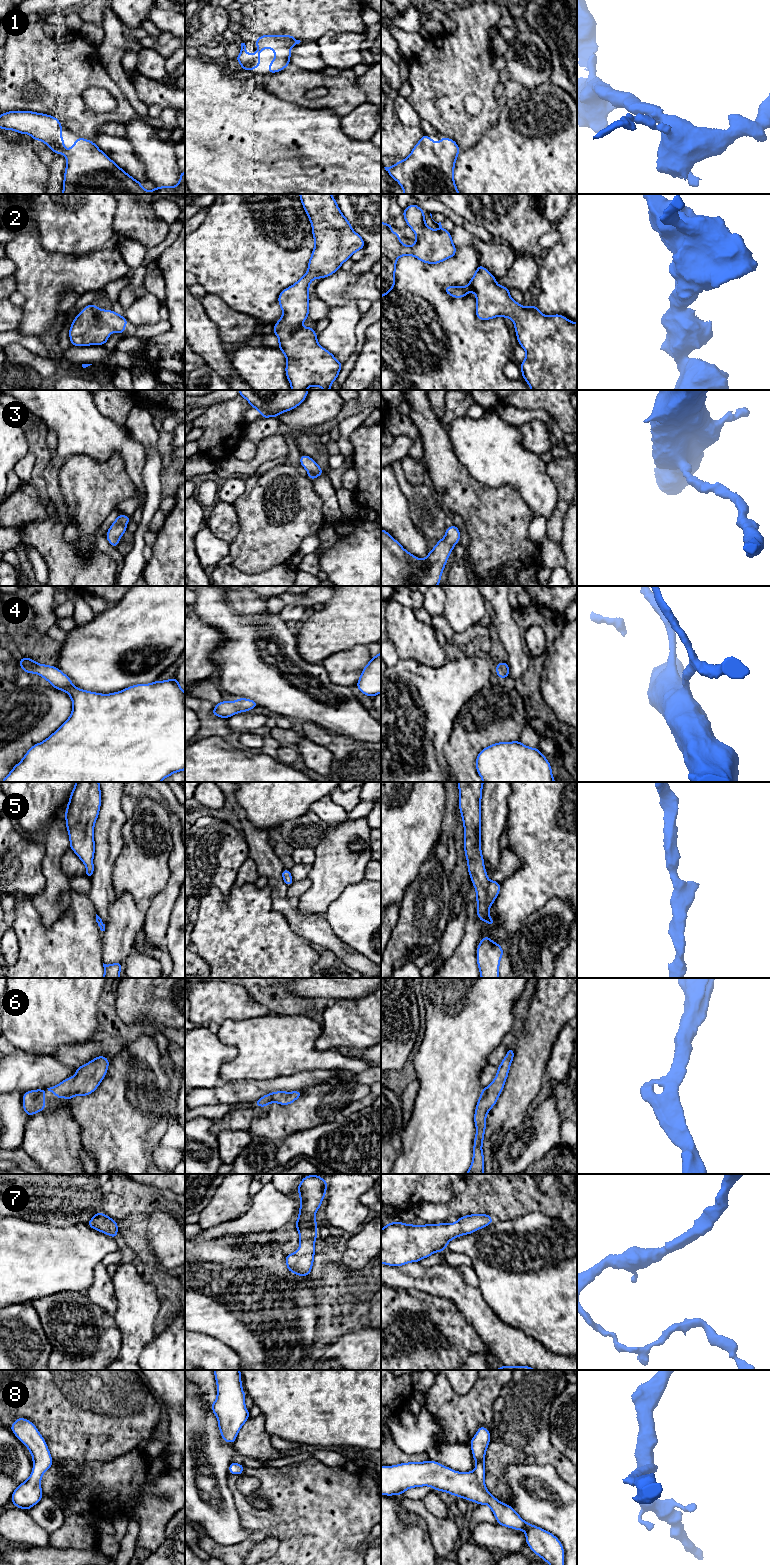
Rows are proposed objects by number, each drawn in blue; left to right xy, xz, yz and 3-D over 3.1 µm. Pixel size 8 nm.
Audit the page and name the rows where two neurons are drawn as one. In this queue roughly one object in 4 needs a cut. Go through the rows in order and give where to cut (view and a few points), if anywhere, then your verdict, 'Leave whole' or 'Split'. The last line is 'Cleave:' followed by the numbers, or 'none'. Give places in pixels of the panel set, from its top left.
1: No split. Leave whole
2: No split. Leave whole
3: No split. Leave whole
4: No split. Leave whole
5: No split. Leave whole
6: No split. Leave whole
7: No split. Leave whole
8: No split. Leave whole
Cleave: none

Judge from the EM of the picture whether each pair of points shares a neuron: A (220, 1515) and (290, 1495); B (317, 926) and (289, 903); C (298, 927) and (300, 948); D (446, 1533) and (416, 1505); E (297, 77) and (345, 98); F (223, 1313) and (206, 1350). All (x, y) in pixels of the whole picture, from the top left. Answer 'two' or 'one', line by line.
A: two
B: one
C: two
D: one
E: one
F: two

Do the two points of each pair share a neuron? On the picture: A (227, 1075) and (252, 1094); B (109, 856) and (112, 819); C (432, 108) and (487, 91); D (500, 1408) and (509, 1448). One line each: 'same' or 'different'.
A: different
B: same
C: same
D: same

